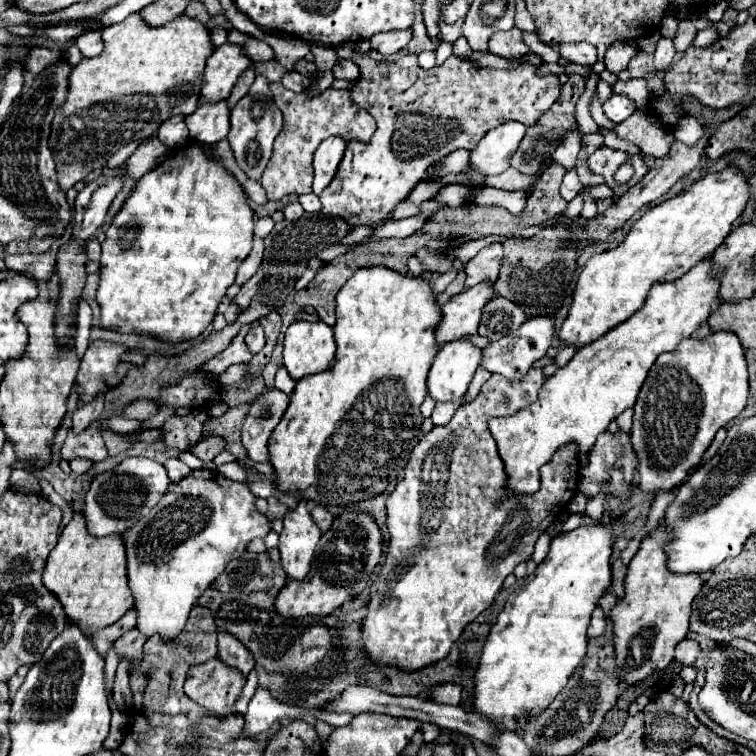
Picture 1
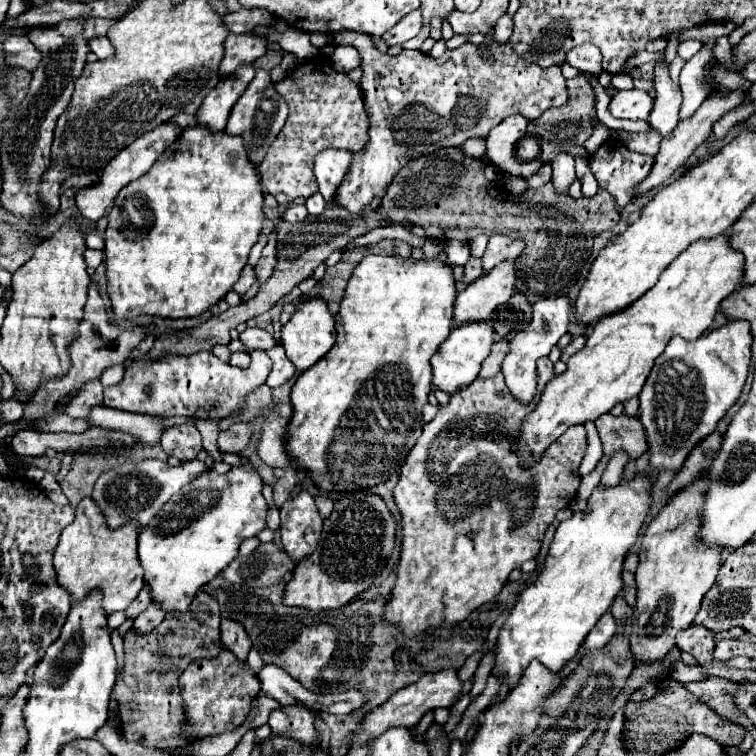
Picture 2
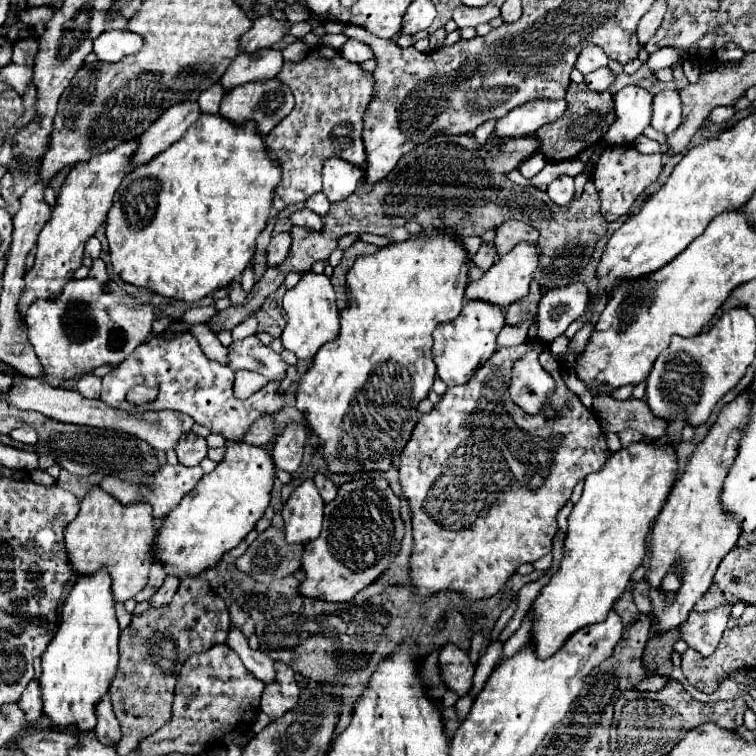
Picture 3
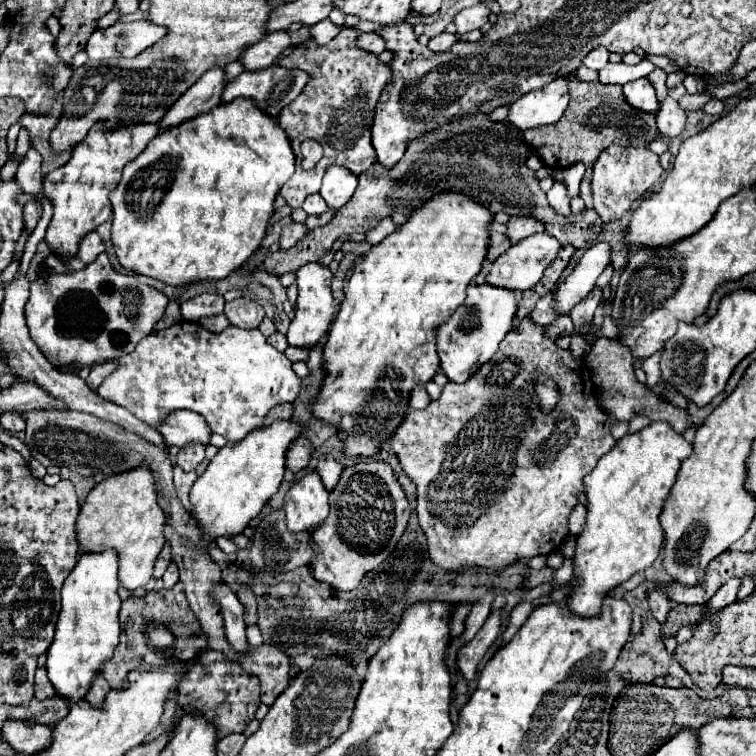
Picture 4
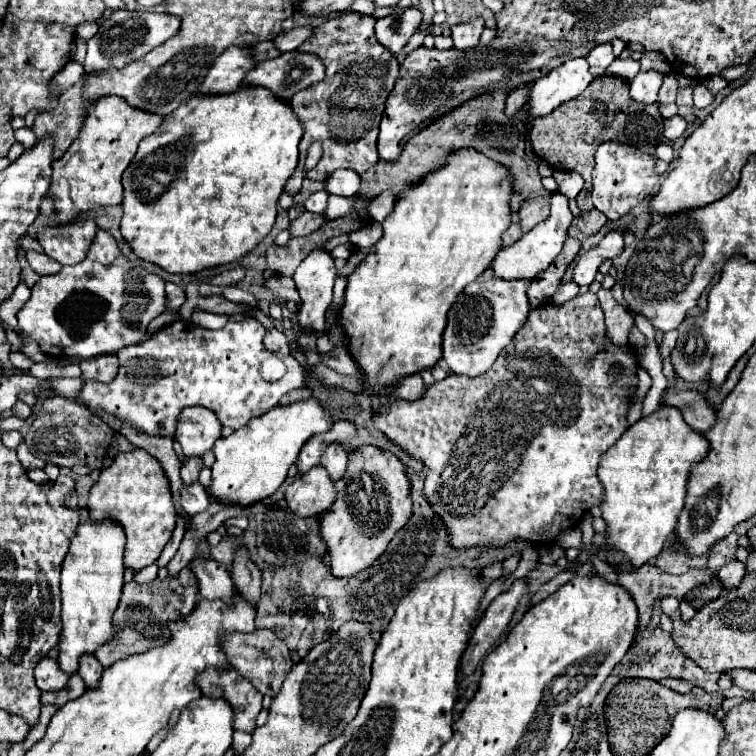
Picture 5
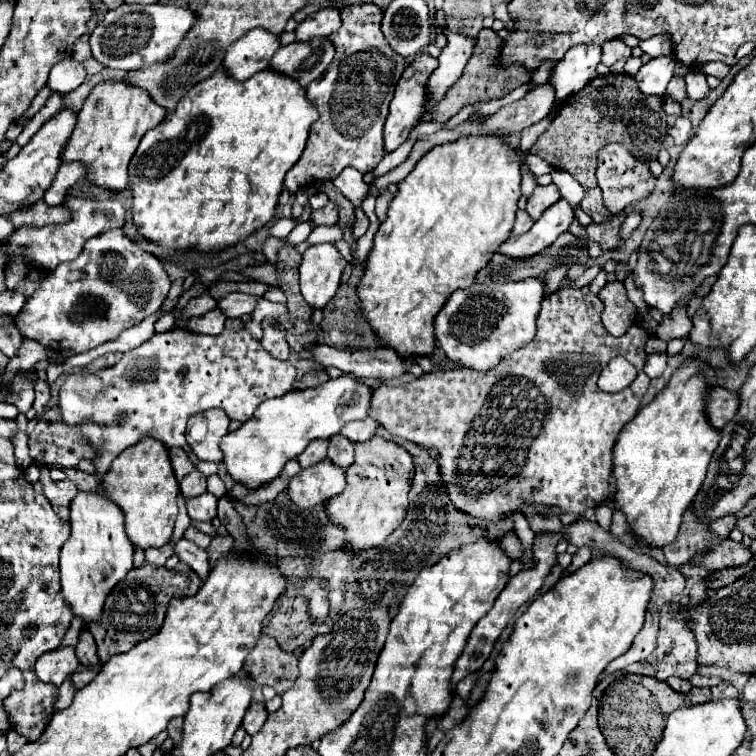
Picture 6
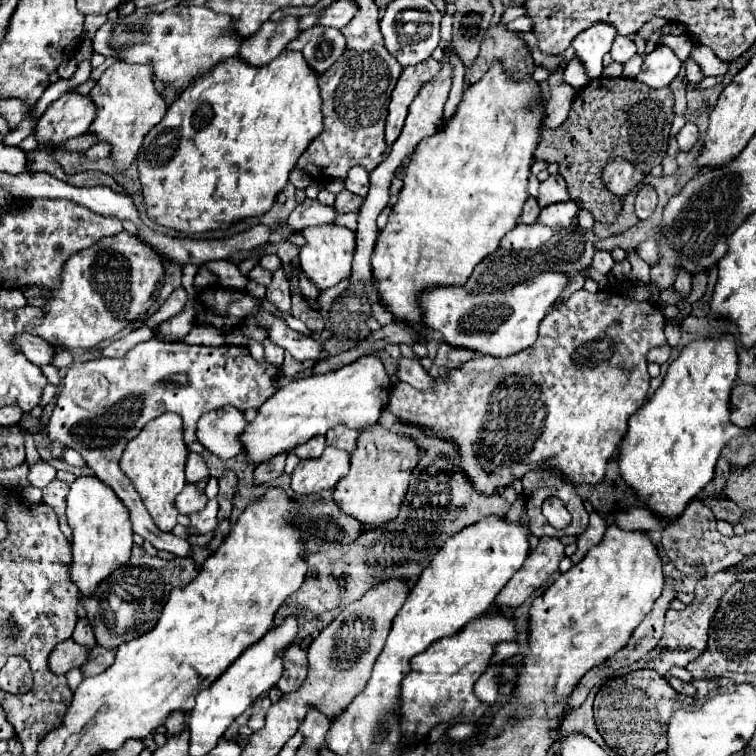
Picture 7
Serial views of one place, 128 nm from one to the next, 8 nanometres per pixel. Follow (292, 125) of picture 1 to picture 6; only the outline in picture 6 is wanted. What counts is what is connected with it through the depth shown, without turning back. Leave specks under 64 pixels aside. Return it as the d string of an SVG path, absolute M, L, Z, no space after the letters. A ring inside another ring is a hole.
M364 2L364 4L342 6L342 20L344 22L342 22L340 30L330 36L332 44L336 46L336 56L334 56L332 64L318 80L314 80L306 88L308 98L316 104L316 108L320 112L320 118L318 118L318 122L312 124L304 154L300 156L296 166L292 166L286 174L284 184L292 192L296 192L304 184L310 184L312 178L314 180L334 180L348 166L354 166L356 170L366 174L386 156L384 140L382 140L382 126L388 116L388 104L394 96L394 86L398 84L398 80L406 68L406 60L400 58L396 52L392 52L390 44L384 40L384 34L380 30L382 10L376 4Z

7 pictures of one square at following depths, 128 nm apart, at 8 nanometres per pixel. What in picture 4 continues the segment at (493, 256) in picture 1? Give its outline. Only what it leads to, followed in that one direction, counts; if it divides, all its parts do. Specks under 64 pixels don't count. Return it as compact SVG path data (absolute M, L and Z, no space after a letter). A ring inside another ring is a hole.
M512 216L508 222L506 234L512 240L512 244L516 244L534 232L544 232L544 224L540 224L540 220L528 218L528 216Z

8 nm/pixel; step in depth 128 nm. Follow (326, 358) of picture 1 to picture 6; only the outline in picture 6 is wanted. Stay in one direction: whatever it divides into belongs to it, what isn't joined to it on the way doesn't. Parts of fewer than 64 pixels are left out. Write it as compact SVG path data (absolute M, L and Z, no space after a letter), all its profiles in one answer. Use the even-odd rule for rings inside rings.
M334 242L314 244L302 254L300 292L310 306L324 308L336 294L342 272L348 260L340 254Z

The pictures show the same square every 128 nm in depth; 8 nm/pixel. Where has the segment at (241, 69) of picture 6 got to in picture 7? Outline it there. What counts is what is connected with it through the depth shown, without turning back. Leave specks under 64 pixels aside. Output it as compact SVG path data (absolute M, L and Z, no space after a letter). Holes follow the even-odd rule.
M284 16L280 22L266 20L256 34L244 40L238 56L254 66L268 64L300 34L298 22L300 16Z

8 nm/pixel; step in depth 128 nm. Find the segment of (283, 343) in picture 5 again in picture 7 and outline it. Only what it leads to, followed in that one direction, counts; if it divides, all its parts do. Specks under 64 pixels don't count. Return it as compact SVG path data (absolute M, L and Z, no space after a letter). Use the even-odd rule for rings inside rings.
M264 342L264 358L272 364L272 366L280 366L284 360L284 350L272 342Z

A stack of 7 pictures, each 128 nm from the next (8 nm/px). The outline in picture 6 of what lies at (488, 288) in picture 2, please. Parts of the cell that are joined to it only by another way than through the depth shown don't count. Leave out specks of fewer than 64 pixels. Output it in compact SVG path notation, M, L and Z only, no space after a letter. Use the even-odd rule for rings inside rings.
M558 200L552 204L536 222L534 226L522 236L510 236L504 244L500 244L498 252L510 258L526 258L538 254L546 246L550 246L562 232L568 230L574 212L566 200Z

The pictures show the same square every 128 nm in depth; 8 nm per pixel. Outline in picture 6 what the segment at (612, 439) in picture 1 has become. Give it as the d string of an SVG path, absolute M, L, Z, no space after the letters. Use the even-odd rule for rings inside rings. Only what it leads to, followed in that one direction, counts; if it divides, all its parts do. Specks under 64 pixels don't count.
M614 280L610 284L606 284L598 298L604 302L604 312L602 312L602 322L604 328L612 334L612 336L622 336L628 326L634 322L632 318L636 318L636 306L630 302L626 288L622 282ZM714 386L710 390L708 400L706 400L706 414L714 428L720 430L724 424L728 424L736 416L738 408L740 404L738 404L736 392L730 392L720 386Z

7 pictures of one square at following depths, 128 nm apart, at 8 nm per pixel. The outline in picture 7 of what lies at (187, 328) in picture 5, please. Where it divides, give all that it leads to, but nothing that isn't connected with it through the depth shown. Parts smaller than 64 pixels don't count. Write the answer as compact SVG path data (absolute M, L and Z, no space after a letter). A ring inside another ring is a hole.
M152 338L152 340L148 340L148 342L142 342L142 344L134 346L134 348L132 348L126 356L122 356L122 358L94 358L94 360L78 362L78 364L70 366L68 372L66 372L66 378L64 378L64 382L62 382L56 408L54 408L54 412L52 412L52 416L50 416L50 424L46 426L46 432L44 432L40 438L44 438L48 444L68 446L68 448L74 448L76 452L80 452L82 458L86 460L86 464L94 470L94 474L96 474L102 482L106 482L106 484L118 494L120 500L124 500L126 508L130 510L130 518L132 518L134 532L140 534L146 542L150 542L154 548L166 550L166 552L174 552L176 556L182 556L182 558L184 558L184 556L190 556L190 546L188 546L188 542L186 542L184 538L178 538L178 536L170 534L170 532L160 532L160 530L152 524L152 520L150 520L150 516L148 516L148 510L144 508L144 502L140 502L140 494L136 492L136 488L132 488L132 480L128 480L128 476L124 476L124 472L122 472L122 468L120 468L120 464L118 464L118 462L120 462L120 456L122 456L122 452L124 452L124 446L126 446L150 420L154 420L156 416L160 416L160 414L164 414L164 412L176 412L176 414L182 416L182 420L184 420L184 440L186 440L186 444L192 444L192 442L196 440L196 422L200 420L200 416L204 416L204 414L208 414L208 412L212 412L212 410L218 410L218 408L222 408L222 406L226 406L226 404L236 406L236 408L240 408L240 410L260 408L260 406L276 392L276 376L280 376L280 374L282 374L282 368L276 368L276 366L272 366L272 364L268 364L268 362L256 362L256 360L248 354L248 348L240 348L240 346L222 346L222 348L186 346L186 344L180 344L180 342L162 342L162 340Z

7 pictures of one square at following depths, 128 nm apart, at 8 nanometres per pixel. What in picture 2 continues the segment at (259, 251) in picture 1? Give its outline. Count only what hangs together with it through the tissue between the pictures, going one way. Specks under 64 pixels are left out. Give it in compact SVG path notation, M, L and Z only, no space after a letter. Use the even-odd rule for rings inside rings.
M246 266L246 268L242 270L240 280L234 284L234 292L238 292L240 296L244 296L244 294L248 292L248 288L252 286L252 282L254 282L254 270L252 270L250 266Z

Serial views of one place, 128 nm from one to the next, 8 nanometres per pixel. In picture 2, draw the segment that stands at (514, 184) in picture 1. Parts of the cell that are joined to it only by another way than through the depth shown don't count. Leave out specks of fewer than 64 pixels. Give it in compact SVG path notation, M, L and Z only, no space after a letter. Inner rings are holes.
M542 164L542 168L540 168L532 178L528 178L528 186L530 186L530 188L542 188L544 184L550 182L550 176L552 176L550 164Z

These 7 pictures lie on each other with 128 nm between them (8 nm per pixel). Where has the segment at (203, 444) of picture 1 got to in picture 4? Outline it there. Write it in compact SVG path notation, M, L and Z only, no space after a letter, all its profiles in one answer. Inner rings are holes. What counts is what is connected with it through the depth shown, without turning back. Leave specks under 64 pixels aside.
M278 404L276 408L272 408L272 412L268 412L264 424L272 424L278 418L290 418L294 412L294 404Z

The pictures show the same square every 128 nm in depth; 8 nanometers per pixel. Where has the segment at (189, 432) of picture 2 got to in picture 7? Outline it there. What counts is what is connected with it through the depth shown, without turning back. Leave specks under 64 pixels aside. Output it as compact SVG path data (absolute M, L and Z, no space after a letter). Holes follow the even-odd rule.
M186 484L188 488L184 488L180 492L180 496L176 498L176 508L180 514L190 516L192 512L200 512L204 508L204 504L208 502L206 494L202 490L198 490L194 484Z

